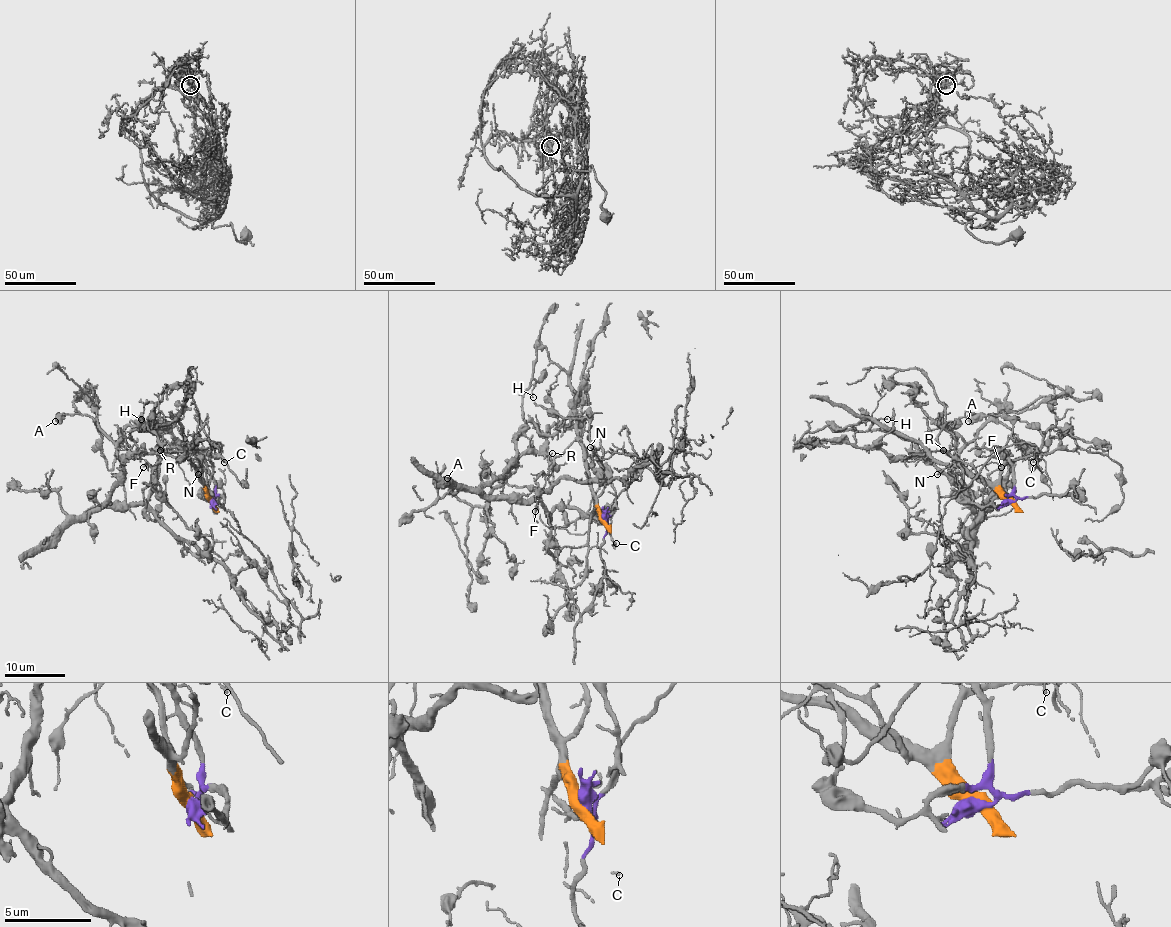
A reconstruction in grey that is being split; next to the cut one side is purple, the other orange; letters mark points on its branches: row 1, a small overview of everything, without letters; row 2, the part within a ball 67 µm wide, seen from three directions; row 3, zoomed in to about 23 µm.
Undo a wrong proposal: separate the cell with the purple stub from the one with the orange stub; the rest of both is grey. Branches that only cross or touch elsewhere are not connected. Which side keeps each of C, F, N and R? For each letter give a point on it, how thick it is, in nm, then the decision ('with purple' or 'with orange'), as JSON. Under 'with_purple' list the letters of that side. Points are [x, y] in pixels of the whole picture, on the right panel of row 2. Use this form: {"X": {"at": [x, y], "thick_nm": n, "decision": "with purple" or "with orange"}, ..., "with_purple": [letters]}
{"C": {"at": [1033, 462], "thick_nm": 110, "decision": "with purple"}, "F": {"at": [1001, 467], "thick_nm": 140, "decision": "with orange"}, "N": {"at": [937, 474], "thick_nm": 150, "decision": "with purple"}, "R": {"at": [943, 450], "thick_nm": 110, "decision": "with orange"}, "with_purple": ["C", "N"]}

